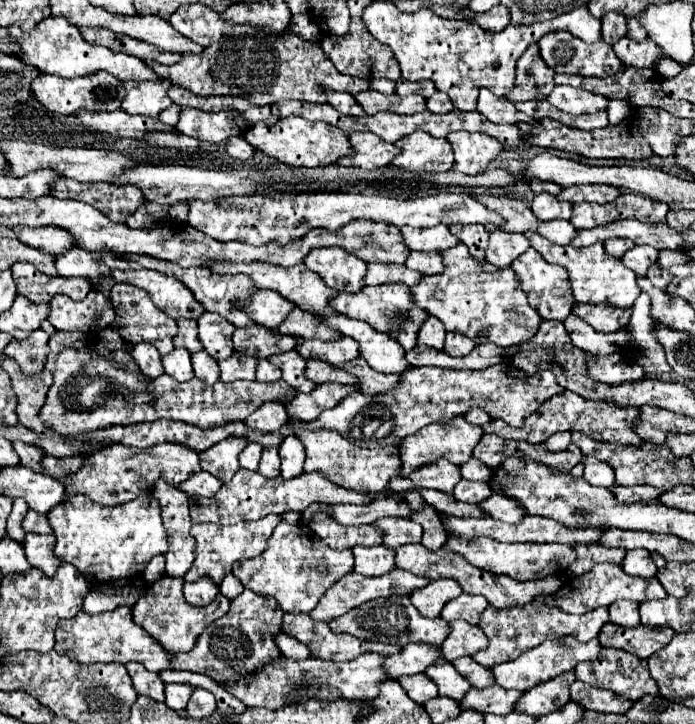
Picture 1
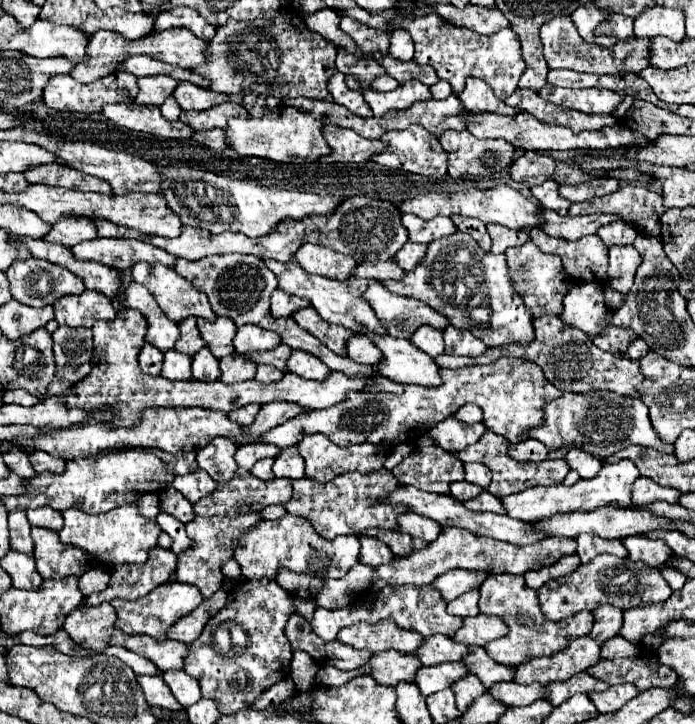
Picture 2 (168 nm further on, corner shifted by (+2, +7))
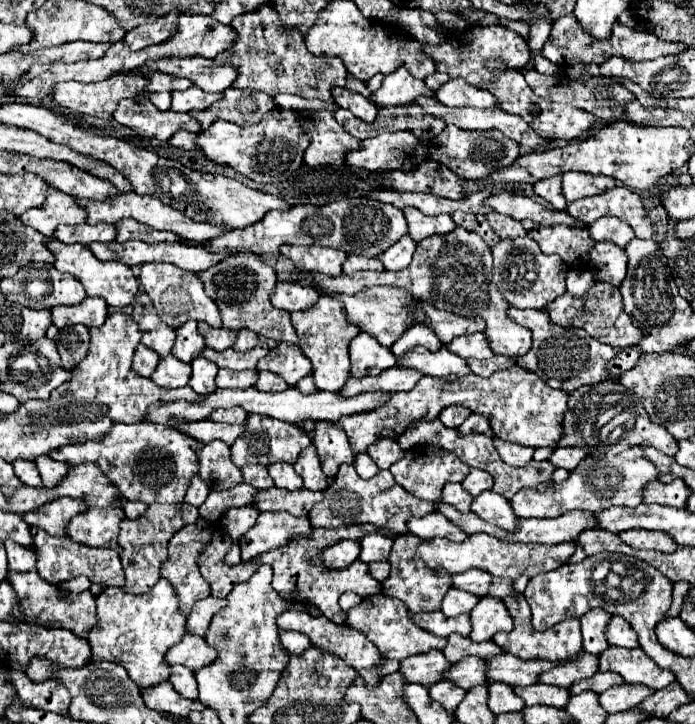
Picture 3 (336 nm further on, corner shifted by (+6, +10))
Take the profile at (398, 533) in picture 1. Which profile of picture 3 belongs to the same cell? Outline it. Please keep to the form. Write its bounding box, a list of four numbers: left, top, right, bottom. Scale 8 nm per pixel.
[409,512,469,542]

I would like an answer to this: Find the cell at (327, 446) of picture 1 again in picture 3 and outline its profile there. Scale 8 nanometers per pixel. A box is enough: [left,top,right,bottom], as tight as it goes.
[295,444,327,490]

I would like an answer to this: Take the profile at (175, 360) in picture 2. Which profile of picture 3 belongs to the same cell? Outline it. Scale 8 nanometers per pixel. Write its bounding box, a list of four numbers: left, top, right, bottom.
[151,354,191,388]

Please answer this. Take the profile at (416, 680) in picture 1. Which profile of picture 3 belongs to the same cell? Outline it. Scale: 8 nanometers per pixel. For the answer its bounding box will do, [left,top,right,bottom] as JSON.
[445,656,489,690]

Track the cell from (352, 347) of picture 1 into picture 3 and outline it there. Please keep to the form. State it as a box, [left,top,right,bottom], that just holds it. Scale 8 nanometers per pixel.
[349,332,397,378]

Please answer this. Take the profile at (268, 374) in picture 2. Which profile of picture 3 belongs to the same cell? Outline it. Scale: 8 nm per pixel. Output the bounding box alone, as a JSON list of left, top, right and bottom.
[255,372,289,392]

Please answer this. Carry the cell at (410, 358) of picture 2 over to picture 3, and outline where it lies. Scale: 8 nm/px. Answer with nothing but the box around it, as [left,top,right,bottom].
[397,346,471,380]

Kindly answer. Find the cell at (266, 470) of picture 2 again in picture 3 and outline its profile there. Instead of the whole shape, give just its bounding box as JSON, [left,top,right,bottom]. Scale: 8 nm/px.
[241,464,273,490]

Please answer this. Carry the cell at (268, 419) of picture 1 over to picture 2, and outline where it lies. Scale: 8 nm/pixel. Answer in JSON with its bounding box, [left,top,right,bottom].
[229,403,261,425]

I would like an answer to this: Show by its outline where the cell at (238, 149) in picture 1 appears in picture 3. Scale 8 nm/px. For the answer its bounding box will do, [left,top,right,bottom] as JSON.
[169,130,197,150]

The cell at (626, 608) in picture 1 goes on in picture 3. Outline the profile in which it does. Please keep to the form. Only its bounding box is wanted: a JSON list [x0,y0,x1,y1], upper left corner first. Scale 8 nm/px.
[579,608,609,656]

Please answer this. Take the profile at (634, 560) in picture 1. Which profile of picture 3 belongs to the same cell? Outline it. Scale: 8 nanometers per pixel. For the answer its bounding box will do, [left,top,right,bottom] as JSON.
[619,528,677,552]

